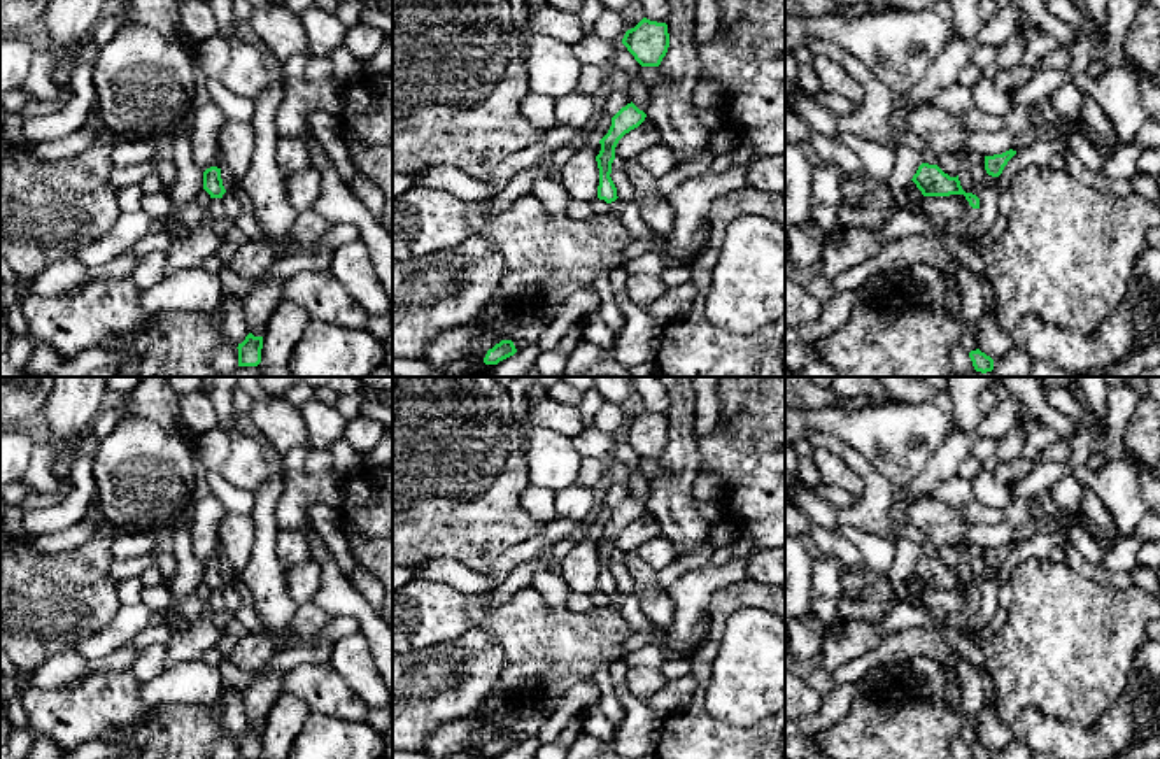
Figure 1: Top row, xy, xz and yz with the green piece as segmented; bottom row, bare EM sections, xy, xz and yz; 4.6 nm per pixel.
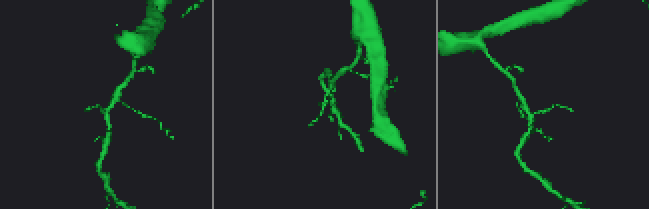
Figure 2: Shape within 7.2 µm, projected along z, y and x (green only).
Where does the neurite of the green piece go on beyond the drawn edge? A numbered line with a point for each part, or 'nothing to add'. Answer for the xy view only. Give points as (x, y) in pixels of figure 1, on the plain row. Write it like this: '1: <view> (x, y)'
nothing to add

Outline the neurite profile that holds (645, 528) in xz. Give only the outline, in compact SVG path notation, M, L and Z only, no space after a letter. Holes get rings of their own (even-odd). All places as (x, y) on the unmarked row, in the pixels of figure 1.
M643 514L638 521L626 526L617 540L615 550L638 550L645 542L661 535L661 526L654 515Z

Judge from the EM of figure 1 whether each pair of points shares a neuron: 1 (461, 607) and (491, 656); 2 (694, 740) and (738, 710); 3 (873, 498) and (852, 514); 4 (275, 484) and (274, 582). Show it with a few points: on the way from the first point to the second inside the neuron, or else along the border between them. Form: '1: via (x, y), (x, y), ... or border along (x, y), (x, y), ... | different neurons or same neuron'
1: border along (435, 644), (482, 628), (505, 654) | different neurons
2: border along (708, 684), (714, 717), (761, 721) | different neurons
3: via (868, 503), (857, 514) | same neuron
4: via (265, 509), (265, 558) | same neuron

